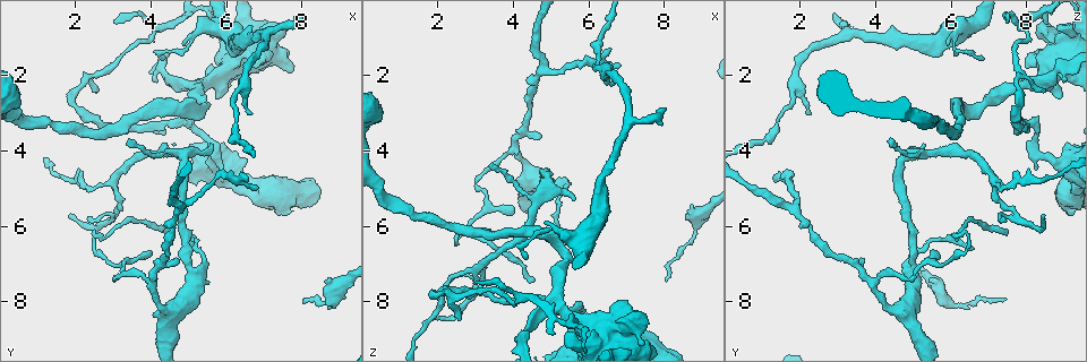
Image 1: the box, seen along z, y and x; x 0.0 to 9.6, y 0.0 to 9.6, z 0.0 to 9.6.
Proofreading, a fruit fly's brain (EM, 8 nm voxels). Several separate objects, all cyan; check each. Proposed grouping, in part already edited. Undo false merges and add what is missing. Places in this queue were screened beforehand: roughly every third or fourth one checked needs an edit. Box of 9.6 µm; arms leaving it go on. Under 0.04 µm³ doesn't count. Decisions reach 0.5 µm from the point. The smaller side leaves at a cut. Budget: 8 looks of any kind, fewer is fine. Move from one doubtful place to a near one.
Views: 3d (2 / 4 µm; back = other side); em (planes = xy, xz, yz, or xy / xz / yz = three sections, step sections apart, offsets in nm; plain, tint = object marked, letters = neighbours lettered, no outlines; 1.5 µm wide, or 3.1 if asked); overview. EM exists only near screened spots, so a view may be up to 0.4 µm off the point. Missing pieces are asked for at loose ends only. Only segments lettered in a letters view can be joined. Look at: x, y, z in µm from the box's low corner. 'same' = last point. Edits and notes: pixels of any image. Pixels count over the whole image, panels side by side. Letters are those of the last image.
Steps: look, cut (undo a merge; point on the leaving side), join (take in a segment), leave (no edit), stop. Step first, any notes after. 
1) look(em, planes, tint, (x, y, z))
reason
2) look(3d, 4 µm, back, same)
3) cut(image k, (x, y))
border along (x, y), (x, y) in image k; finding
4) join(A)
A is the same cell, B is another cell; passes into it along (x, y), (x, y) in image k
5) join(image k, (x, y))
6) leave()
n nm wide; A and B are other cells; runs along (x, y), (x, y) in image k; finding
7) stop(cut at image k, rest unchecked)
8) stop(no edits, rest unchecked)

look(em, planes, letters, (6.65, 3.05, 2.20))
tapers out

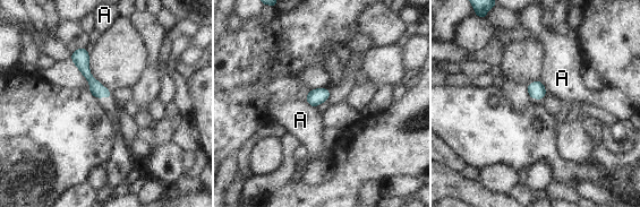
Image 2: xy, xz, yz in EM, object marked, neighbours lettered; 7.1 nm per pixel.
leave()
A is another cell; border along (540, 82), (546, 91) in image 2; no lettered segment goes on from it

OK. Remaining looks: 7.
look(em, planes, letters, (4.60, 6.90, 3.65))
branch stops here

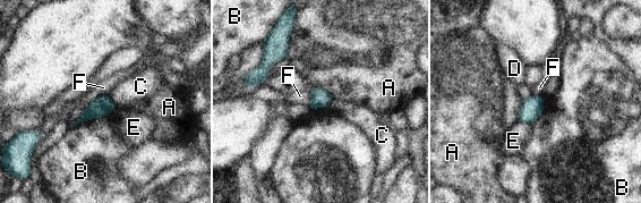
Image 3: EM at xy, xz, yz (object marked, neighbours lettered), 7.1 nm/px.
leave()
B touches over 280 nm; A, B, C, D, E and F are other cells; border along (108, 94), (97, 96), (86, 108) in image 3; none of them fits

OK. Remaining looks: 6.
look(em, planes, letters, (5.50, 2.00, 8.95))
stops while still wide

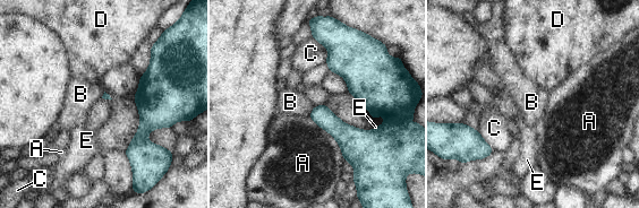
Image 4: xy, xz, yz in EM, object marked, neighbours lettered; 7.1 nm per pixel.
leave()
A, B, C, D and E are other cells; border along (314, 106), (308, 115) in image 4; none of them fits

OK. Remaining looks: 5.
stop(no edits, rest unchecked)

